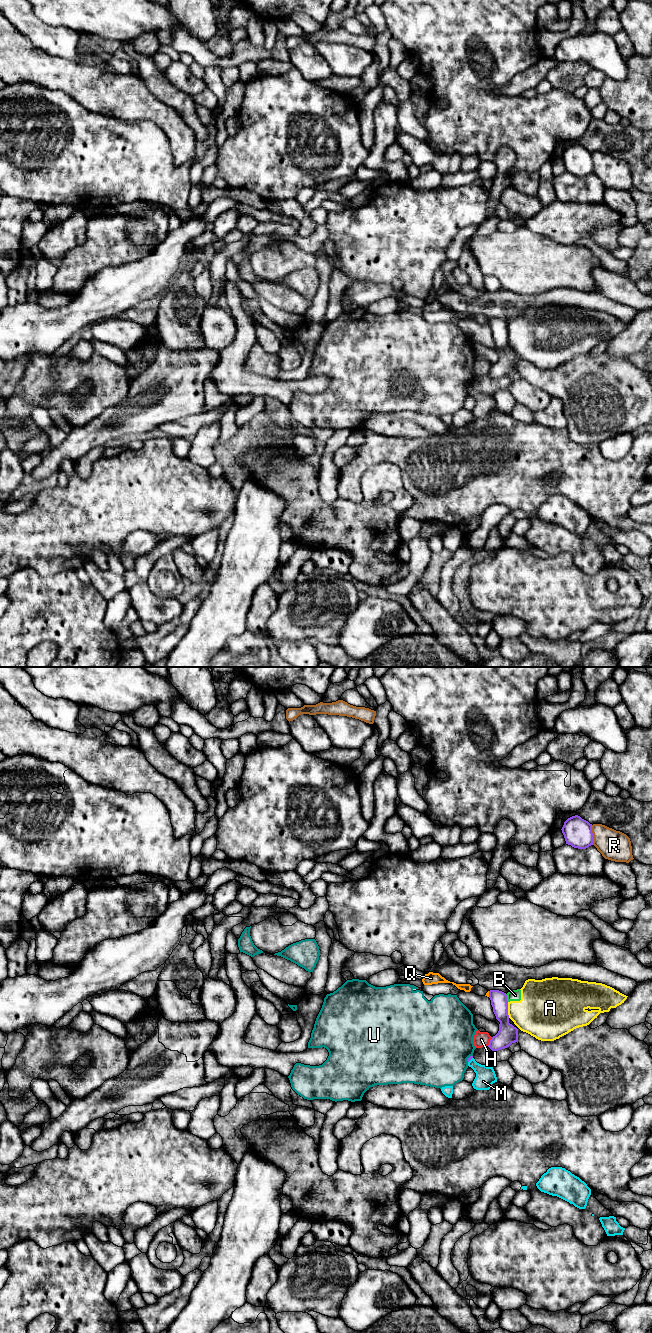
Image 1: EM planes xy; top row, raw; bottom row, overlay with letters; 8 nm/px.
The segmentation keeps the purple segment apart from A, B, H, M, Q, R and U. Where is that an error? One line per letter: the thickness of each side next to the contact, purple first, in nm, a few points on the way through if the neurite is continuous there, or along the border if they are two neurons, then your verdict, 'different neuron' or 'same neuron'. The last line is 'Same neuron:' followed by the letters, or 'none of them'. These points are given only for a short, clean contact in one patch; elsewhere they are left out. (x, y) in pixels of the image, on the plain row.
A: 160/360 nm | different neuron
B: 130/90 nm | along xy (505, 322), (508, 329) | different neuron
H: 160/130 nm | different neuron
M: 20/160 nm | along xy (472, 385), (468, 390) | different neuron
Q: 130/30 nm | along xy (488, 319), (489, 324) | different neuron
R: 220/240 nm | different neuron
U: 20/480 nm | different neuron
Same neuron: none of them

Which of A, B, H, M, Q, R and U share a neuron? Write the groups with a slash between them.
A B / H / M / Q / R / U

